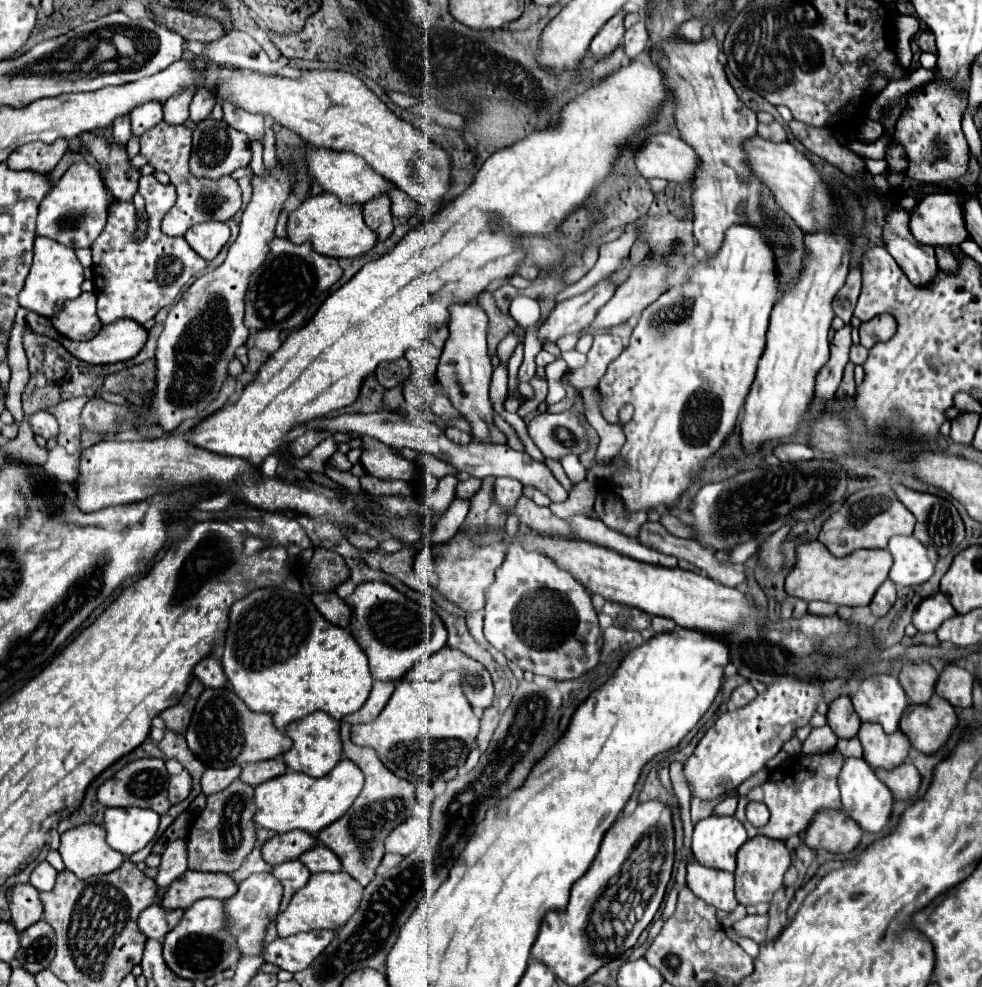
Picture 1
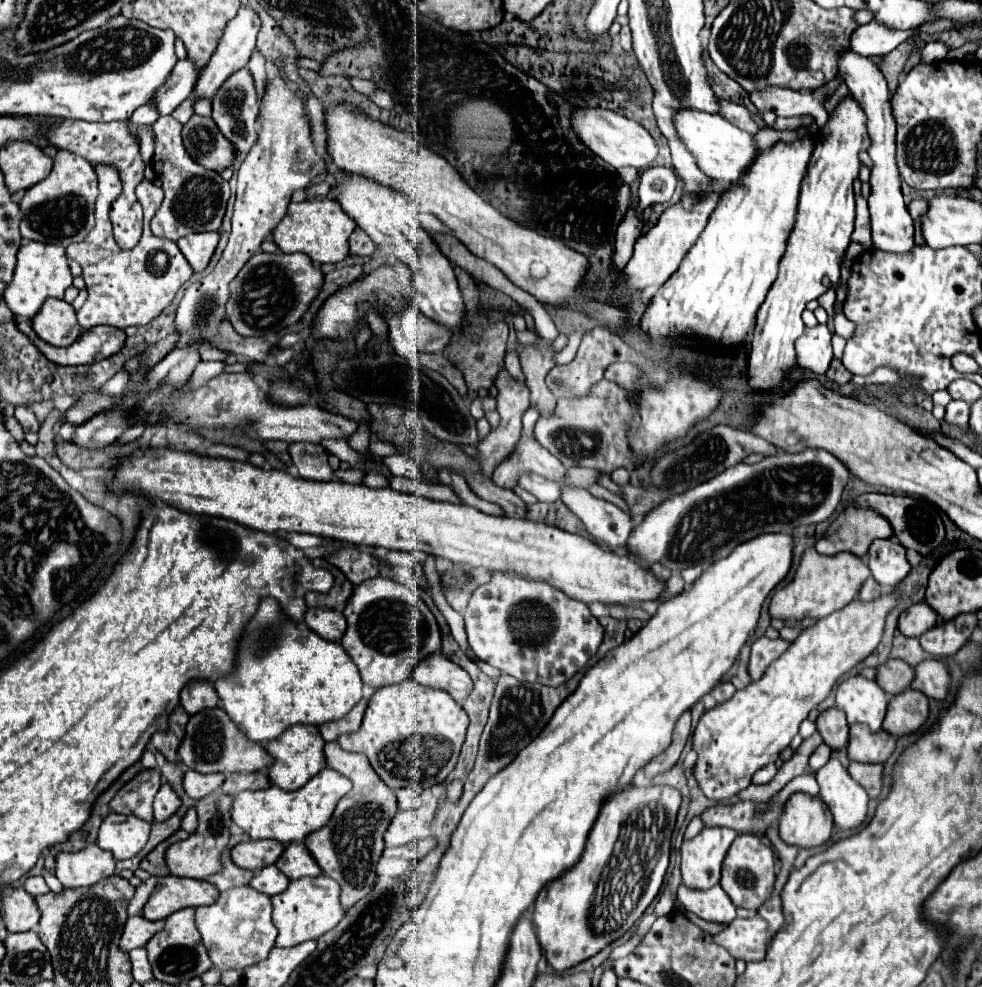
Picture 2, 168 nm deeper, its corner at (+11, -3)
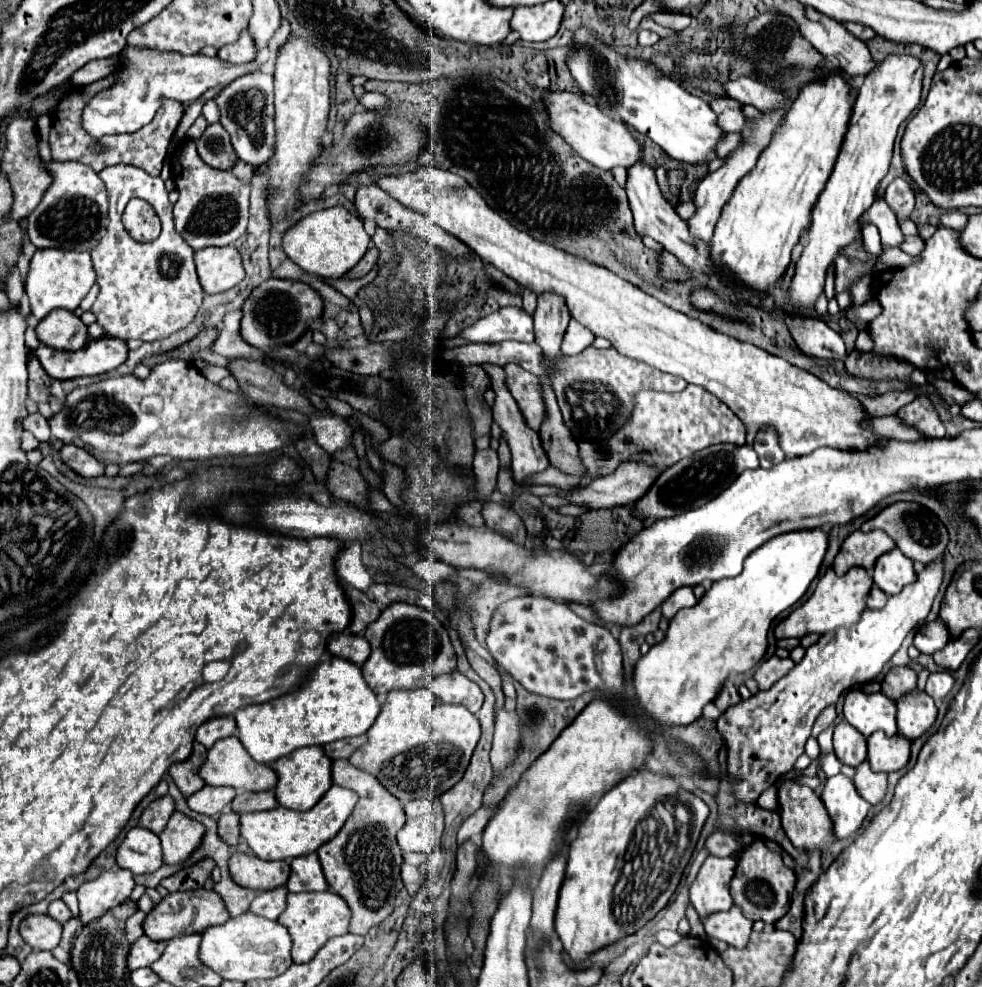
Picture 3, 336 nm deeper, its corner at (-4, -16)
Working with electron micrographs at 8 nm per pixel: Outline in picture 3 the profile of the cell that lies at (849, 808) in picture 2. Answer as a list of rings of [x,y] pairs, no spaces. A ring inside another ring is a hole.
[[[843,774],[827,780],[821,800],[833,820],[833,834],[837,838],[849,838],[857,832],[871,810],[871,804],[859,796],[853,780]]]

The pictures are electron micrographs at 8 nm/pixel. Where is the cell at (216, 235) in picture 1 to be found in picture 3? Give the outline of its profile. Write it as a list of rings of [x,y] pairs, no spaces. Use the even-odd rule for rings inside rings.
[[[235,246],[197,250],[195,264],[199,282],[207,294],[225,292],[237,286],[245,276],[241,256]]]

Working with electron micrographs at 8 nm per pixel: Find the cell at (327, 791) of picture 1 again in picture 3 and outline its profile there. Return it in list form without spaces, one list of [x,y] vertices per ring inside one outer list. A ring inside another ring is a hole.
[[[333,784],[327,794],[307,812],[297,812],[279,806],[273,810],[241,814],[241,836],[261,860],[293,860],[297,856],[311,854],[325,842],[329,842],[341,830],[341,826],[353,812],[357,800],[359,796],[353,790]]]

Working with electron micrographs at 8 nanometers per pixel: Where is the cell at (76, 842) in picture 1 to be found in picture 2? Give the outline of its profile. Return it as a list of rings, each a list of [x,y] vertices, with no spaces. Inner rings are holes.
[[[96,843],[78,853],[60,853],[56,857],[56,877],[64,889],[90,887],[114,875],[114,855],[100,849]]]

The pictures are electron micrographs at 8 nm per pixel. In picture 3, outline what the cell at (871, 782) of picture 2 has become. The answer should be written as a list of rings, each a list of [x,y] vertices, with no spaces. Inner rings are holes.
[[[867,760],[861,766],[857,766],[857,774],[855,774],[853,782],[855,782],[855,788],[859,790],[859,794],[869,804],[875,806],[875,804],[881,804],[883,802],[883,798],[887,794],[887,774],[883,774],[883,772],[875,774],[869,768]]]

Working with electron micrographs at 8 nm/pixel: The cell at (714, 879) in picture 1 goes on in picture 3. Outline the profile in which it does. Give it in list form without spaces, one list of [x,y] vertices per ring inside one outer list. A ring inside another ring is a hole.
[[[733,906],[727,912],[715,912],[711,916],[701,918],[707,936],[723,940],[735,948],[743,948],[749,940],[753,922],[743,916],[743,910],[739,906]]]

